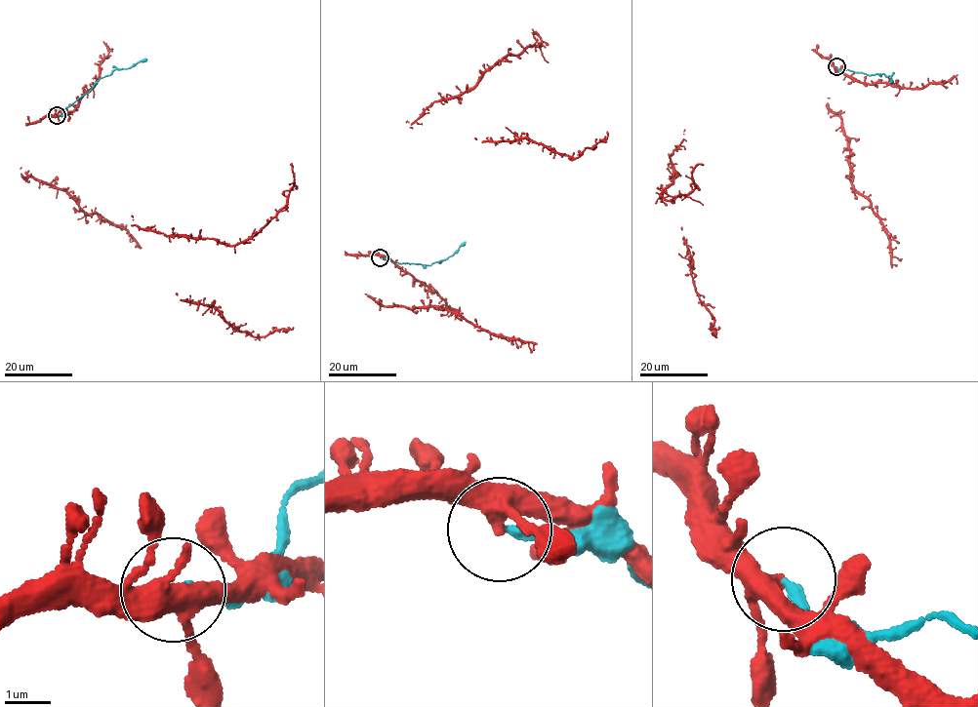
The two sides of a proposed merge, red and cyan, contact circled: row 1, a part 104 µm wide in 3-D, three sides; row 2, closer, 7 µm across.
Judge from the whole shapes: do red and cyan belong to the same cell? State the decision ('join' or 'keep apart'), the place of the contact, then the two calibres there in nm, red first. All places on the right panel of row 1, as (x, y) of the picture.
keep apart; place (836, 66); calibres 320 and 180 nm

